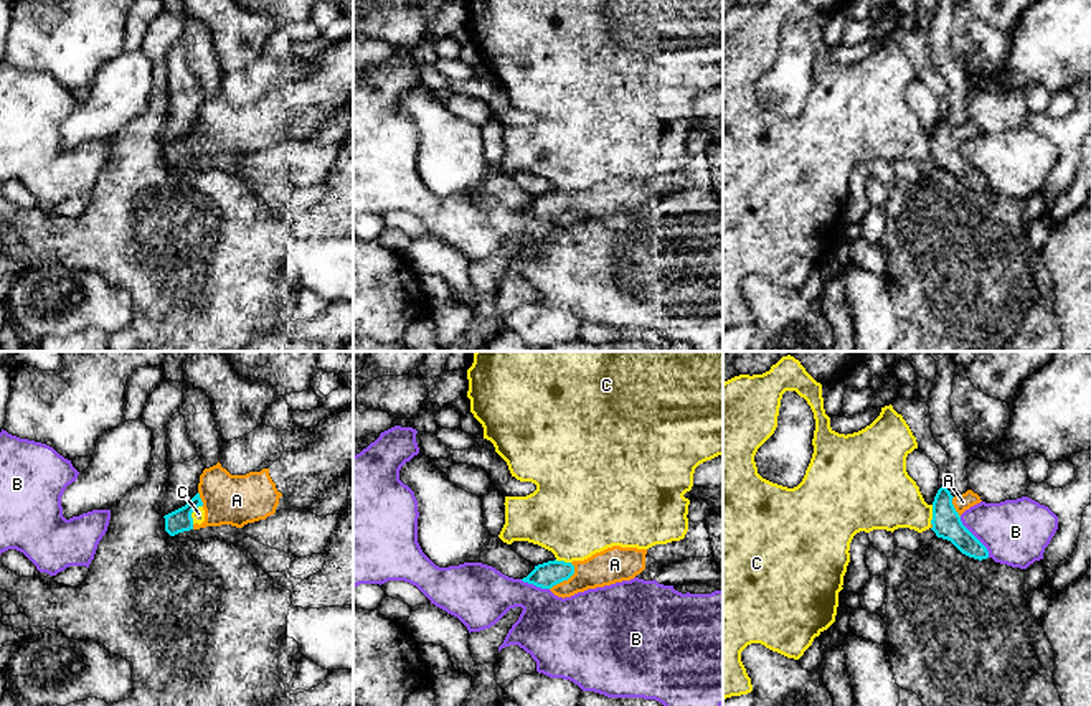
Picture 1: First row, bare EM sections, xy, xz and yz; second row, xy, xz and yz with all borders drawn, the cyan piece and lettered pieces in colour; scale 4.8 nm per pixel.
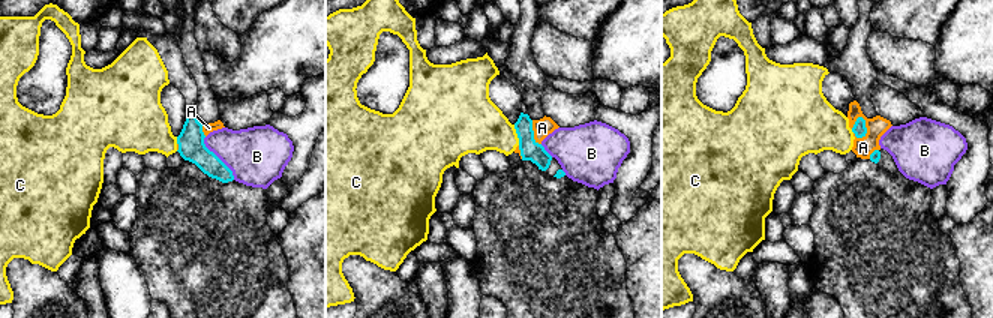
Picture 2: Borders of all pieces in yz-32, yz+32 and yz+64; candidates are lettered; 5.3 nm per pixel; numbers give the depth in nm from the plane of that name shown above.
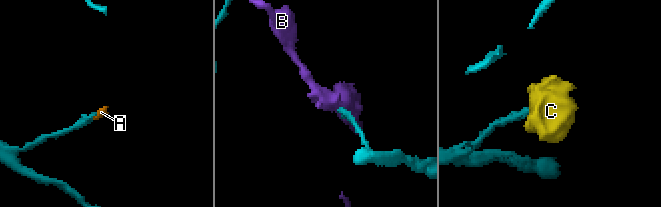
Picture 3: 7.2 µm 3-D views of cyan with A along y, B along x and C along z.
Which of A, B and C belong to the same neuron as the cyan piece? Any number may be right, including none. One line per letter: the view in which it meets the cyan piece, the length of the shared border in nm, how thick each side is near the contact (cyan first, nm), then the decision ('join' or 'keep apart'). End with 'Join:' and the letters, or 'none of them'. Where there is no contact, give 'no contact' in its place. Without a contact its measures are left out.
A: xz | 170 nm | 120/180 nm | join
B: yz | 240 nm | 140/320 nm | keep apart
C: xy | 110 nm | 120/60 nm | keep apart
Join: A

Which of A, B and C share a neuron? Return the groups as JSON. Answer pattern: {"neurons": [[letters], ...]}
{"neurons": [["A"], ["B"], ["C"]]}

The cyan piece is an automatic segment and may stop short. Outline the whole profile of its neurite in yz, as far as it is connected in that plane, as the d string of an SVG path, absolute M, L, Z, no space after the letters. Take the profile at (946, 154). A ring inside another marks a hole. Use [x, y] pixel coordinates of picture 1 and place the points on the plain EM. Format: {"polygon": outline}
{"polygon": "M941 117L933 132L931 160L938 168L951 172L962 185L974 190L987 190L987 178L962 155L961 145L980 134L972 120L952 127L947 117Z"}

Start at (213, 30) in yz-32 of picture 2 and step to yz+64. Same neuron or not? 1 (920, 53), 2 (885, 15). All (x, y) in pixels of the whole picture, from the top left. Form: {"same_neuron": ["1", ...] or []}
{"same_neuron": ["1"]}

